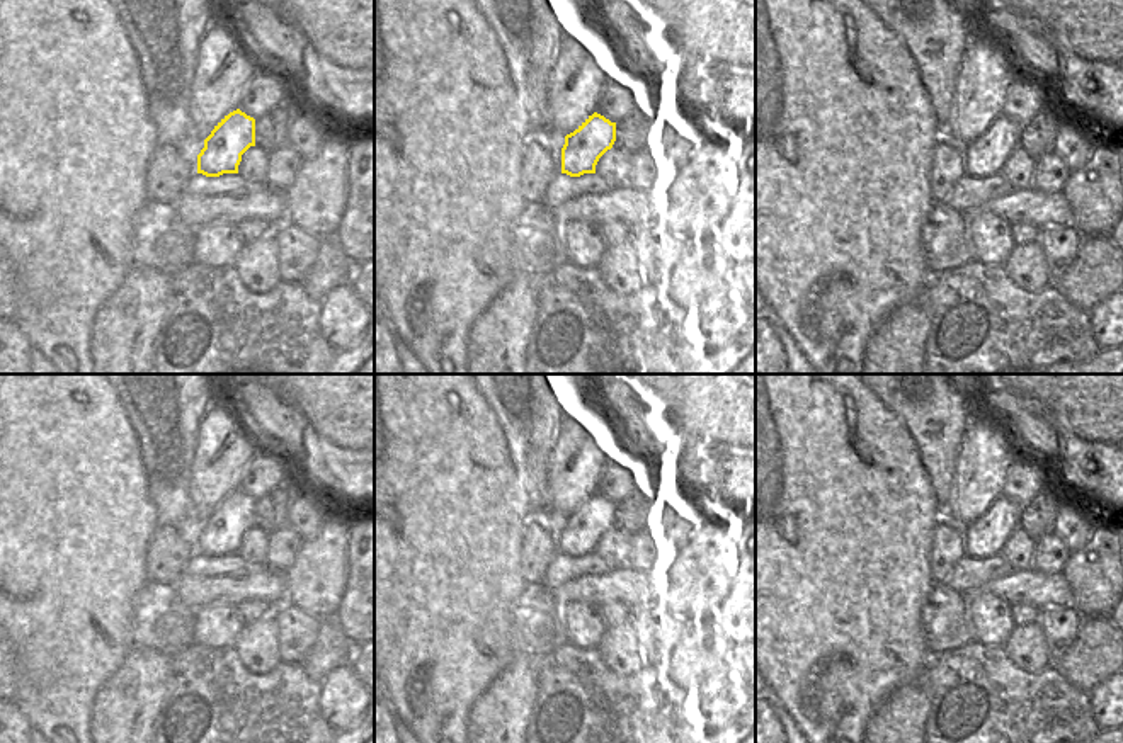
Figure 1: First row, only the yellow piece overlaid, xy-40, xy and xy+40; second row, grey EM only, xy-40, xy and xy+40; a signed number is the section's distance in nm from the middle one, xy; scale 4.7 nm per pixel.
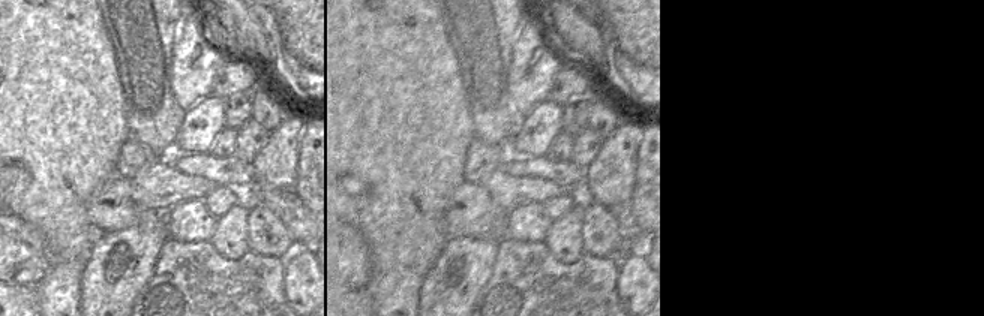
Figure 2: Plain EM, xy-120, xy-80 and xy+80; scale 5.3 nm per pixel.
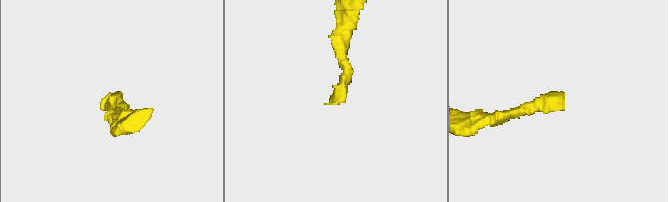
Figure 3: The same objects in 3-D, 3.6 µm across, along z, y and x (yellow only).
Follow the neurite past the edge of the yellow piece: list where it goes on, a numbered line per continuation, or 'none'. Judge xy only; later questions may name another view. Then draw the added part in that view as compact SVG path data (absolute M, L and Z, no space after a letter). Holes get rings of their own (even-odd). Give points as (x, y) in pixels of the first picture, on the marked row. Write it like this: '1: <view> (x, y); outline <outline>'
1: xy (613, 165); outline M624 119L616 122L616 141L596 165L596 173L611 180L614 187L628 187L626 172L630 168L630 155L643 150L645 119Z

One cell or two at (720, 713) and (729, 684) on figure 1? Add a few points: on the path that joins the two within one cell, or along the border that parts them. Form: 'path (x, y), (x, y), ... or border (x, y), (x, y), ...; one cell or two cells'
path (720, 706), (725, 691); one cell

